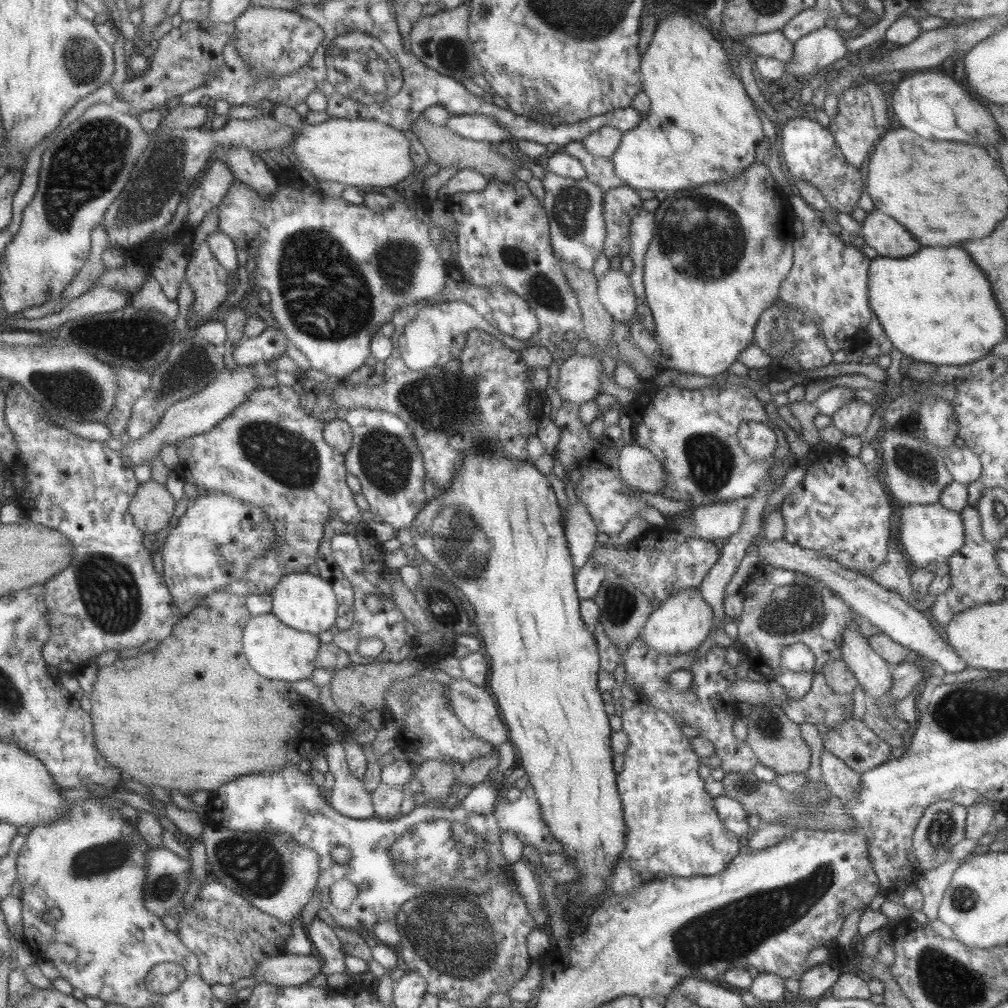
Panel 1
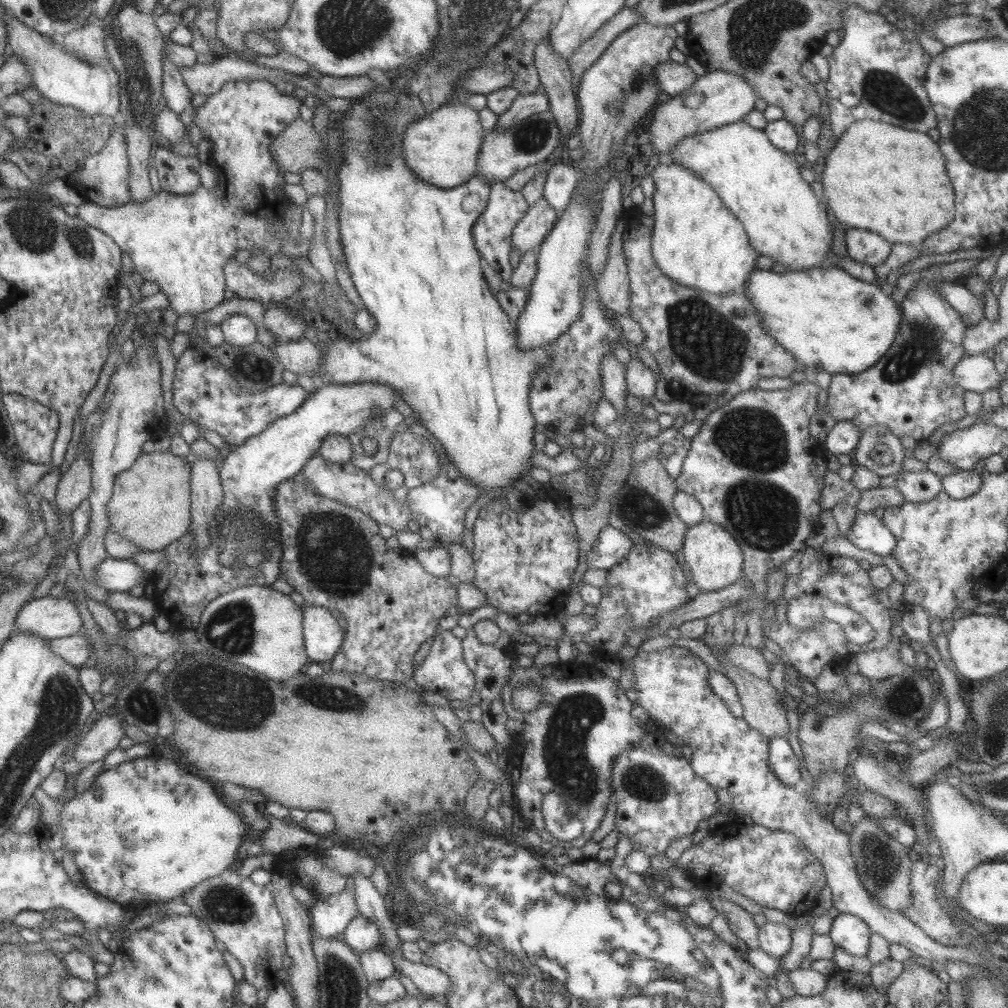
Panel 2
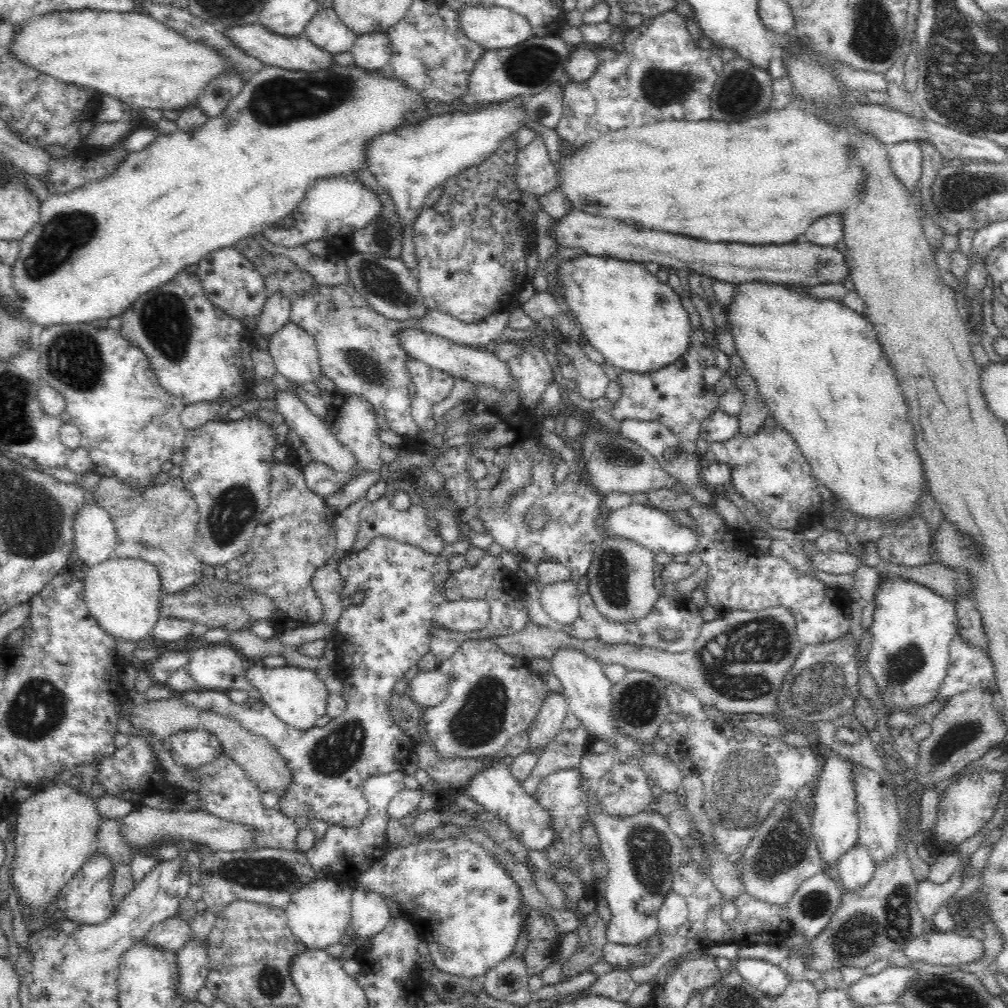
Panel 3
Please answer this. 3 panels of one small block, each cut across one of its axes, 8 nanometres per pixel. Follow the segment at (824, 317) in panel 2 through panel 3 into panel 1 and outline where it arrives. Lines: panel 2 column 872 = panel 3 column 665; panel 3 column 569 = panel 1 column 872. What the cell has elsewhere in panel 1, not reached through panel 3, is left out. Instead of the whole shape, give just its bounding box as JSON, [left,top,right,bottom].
[868,246,1007,366]

